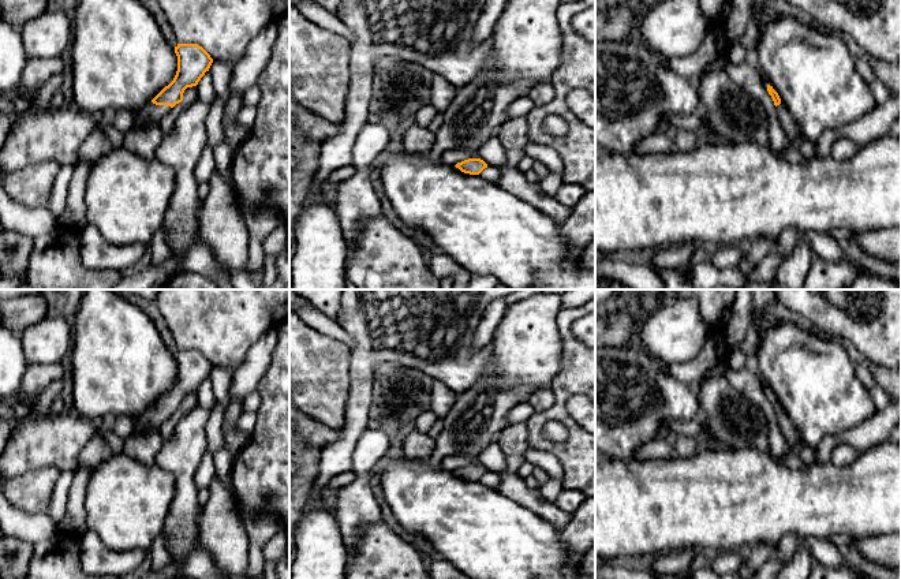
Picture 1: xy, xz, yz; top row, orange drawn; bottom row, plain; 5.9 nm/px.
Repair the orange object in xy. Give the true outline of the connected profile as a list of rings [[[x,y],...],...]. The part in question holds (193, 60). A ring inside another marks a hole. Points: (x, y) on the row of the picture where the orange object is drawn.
[[[177,44],[175,53],[177,71],[173,81],[138,112],[134,124],[160,124],[161,119],[183,101],[184,90],[197,86],[213,63],[210,55],[198,44]]]

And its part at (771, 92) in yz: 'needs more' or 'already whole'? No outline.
needs more

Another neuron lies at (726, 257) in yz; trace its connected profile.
[[[721,246],[718,251],[714,254],[711,262],[718,269],[737,268],[743,261],[743,250],[733,246]]]

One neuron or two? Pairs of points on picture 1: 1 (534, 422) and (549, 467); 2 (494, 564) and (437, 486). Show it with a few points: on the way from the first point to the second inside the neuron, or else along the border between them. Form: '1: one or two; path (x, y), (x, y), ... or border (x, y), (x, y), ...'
1: two; border (530, 445), (548, 451), (560, 463), (564, 475)
2: one; path (489, 545), (449, 505)

